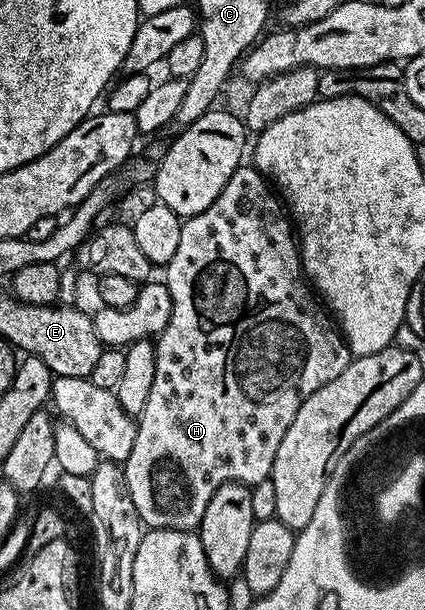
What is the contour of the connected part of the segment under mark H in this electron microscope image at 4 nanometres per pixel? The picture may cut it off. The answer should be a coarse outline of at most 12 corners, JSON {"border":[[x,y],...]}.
{"border":[[266,175],[183,221],[124,469],[197,531],[352,355]]}

